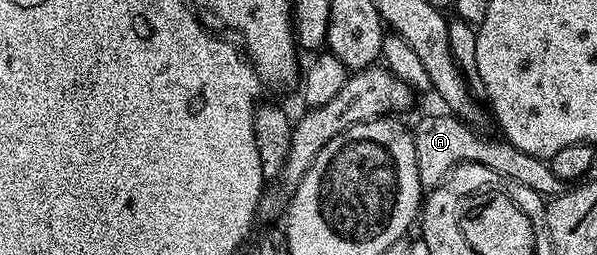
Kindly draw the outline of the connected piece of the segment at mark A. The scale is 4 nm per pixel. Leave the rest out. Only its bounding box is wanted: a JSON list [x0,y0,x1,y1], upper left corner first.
[413,113,562,199]

